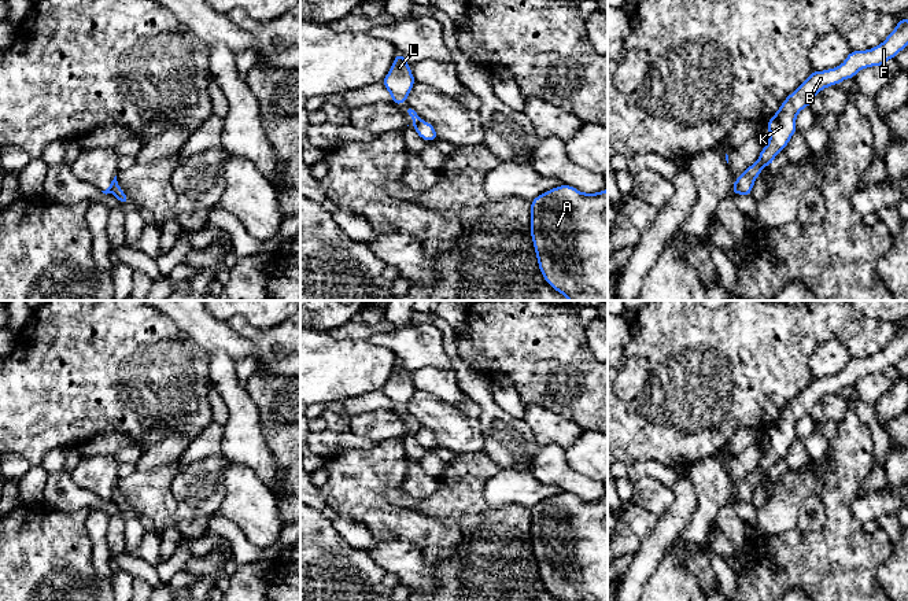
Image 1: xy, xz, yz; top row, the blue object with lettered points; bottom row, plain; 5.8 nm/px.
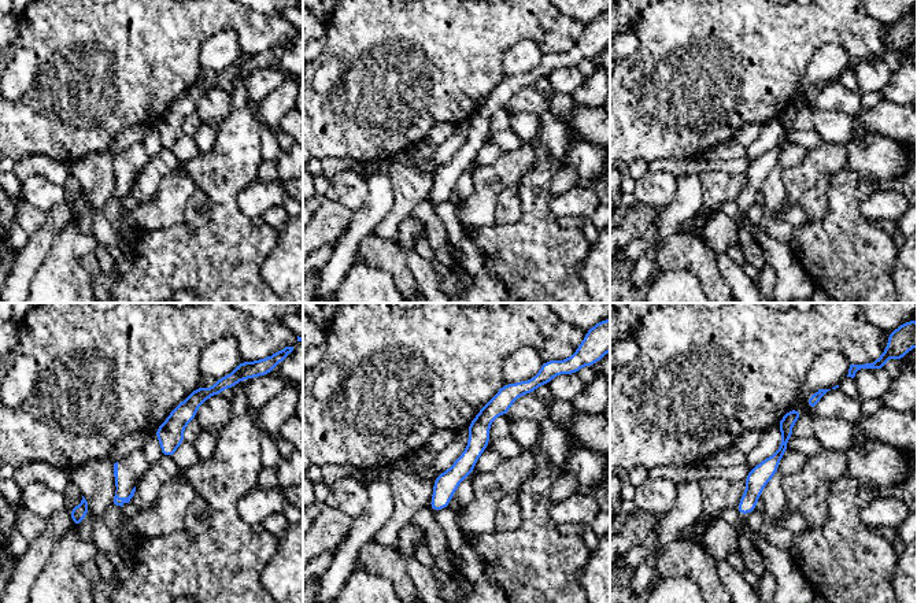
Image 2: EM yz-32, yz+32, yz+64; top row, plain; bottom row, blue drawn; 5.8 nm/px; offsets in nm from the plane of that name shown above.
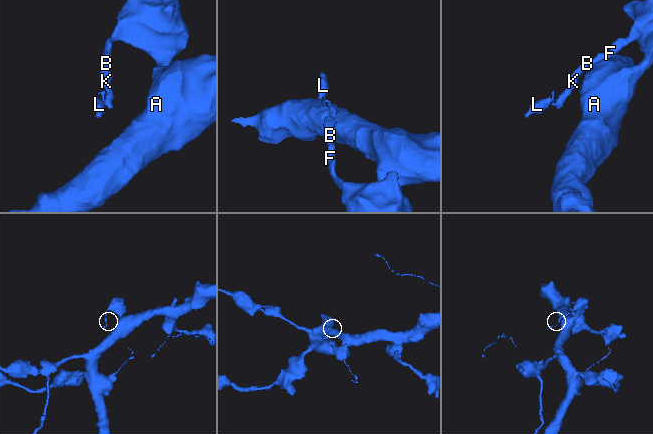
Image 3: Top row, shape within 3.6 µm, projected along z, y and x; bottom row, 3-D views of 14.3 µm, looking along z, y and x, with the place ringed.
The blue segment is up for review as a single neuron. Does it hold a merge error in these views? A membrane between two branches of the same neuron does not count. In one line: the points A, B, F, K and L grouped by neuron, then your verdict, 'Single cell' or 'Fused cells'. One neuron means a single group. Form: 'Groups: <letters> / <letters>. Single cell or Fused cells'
Groups: A B F K / L. Fused cells

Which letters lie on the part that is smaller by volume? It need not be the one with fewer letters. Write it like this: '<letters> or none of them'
L

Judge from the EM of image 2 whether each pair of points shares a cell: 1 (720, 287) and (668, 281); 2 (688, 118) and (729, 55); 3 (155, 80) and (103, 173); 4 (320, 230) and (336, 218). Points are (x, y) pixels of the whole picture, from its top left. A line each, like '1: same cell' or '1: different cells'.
1: different cells
2: same cell
3: different cells
4: same cell

